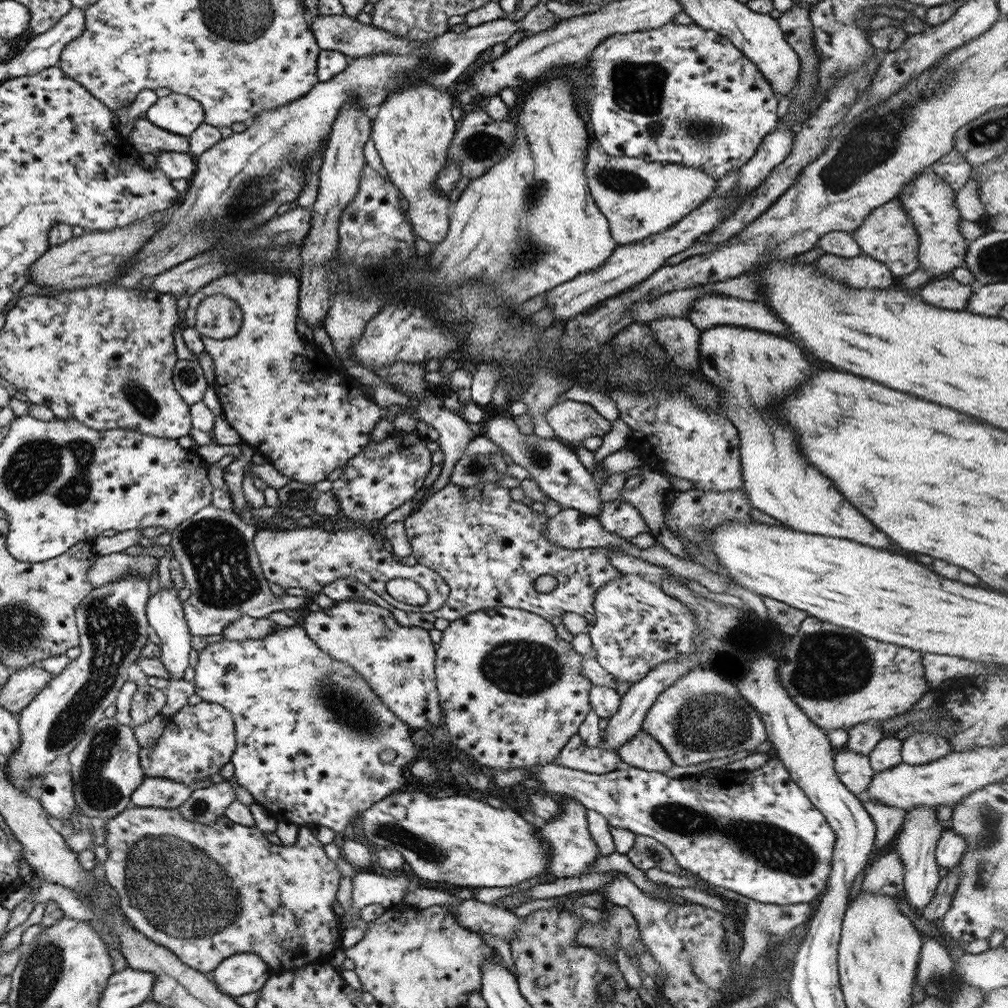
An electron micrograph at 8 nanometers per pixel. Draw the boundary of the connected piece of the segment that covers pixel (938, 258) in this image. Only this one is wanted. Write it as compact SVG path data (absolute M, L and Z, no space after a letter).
M929 169L919 171L913 179L907 181L898 194L899 204L909 216L918 239L916 260L918 268L929 276L941 276L944 272L952 272L963 265L968 243L960 232L961 217L955 207L955 195L947 181L937 177Z

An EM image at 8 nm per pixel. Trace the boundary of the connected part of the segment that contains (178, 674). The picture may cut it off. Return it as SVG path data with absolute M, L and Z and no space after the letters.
M171 584L170 588L159 588L157 592L155 592L153 595L149 596L146 600L146 606L145 606L145 612L146 612L146 620L148 621L148 625L151 626L159 637L159 648L161 649L160 652L158 652L159 655L159 662L163 664L163 668L167 670L167 680L181 680L183 678L186 678L189 675L189 667L188 667L188 660L187 656L189 656L189 652L191 652L191 644L190 639L191 635L189 635L189 629L187 629L186 625L186 619L183 616L182 612L182 605L183 602L181 602L178 598L178 592L177 589L174 589L174 584Z

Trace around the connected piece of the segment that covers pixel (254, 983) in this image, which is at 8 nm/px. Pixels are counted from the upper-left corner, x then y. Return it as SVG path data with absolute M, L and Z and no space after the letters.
M236 954L221 960L213 970L213 984L219 992L232 999L243 994L251 994L261 989L261 986L268 980L269 968L263 964L261 958L255 954Z

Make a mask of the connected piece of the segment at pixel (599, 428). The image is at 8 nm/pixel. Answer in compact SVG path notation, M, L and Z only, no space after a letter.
M569 399L548 408L544 417L555 438L571 446L587 437L602 437L611 425L589 404Z

